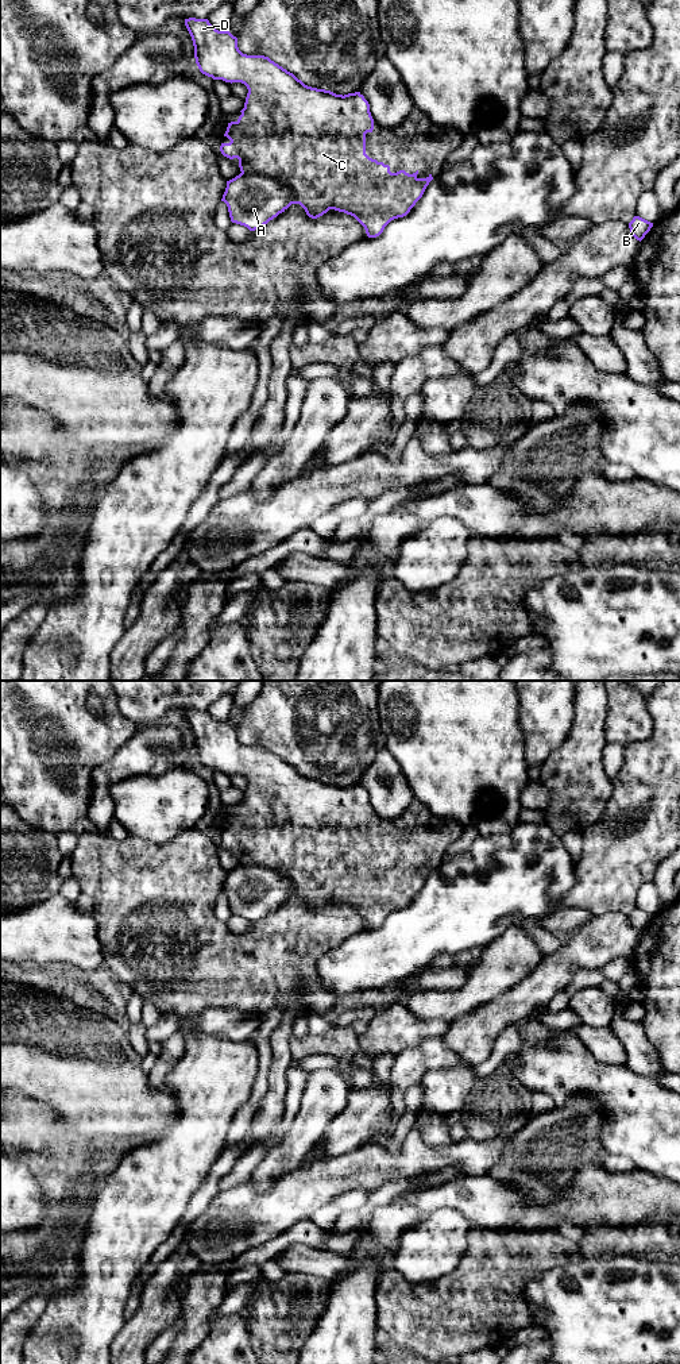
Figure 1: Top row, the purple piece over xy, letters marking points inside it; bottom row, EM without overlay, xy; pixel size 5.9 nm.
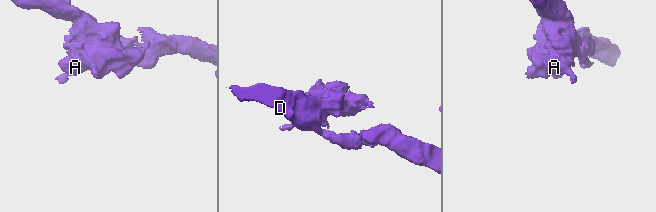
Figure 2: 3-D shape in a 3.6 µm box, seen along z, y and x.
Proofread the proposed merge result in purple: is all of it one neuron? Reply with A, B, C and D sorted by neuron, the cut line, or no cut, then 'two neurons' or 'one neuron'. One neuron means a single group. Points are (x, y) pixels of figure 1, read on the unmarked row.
groups A / B C D; cut xy (242, 863), (270, 867), (277, 871), (292, 885), (293, 894); two neurons

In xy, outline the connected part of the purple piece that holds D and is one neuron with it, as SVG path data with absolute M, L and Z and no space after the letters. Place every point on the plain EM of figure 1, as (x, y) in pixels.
M189 709L185 710L185 717L193 732L200 763L213 771L242 774L248 781L242 806L236 813L228 814L224 825L231 833L220 837L224 848L239 851L242 864L267 867L278 872L293 885L293 895L300 895L312 910L322 908L329 901L353 908L364 918L368 929L379 928L391 912L406 908L422 889L433 871L432 866L418 870L418 862L413 866L405 862L391 864L389 856L366 845L366 825L372 824L374 810L370 795L360 783L343 787L308 778L268 748L243 745L237 739L237 729L228 721L216 721L208 710Z

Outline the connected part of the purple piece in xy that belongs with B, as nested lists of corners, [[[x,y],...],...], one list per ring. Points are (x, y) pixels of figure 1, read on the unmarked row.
[[[634,908],[633,912],[629,914],[631,926],[640,933],[645,929],[645,926],[650,922],[652,918],[653,914],[640,908]]]

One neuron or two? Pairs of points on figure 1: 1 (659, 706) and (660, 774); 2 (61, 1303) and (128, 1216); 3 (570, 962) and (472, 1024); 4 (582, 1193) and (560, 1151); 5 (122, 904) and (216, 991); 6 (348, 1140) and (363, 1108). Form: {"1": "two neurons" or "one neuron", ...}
{"1": "one neuron", "2": "one neuron", "3": "one neuron", "4": "two neurons", "5": "one neuron", "6": "one neuron"}

